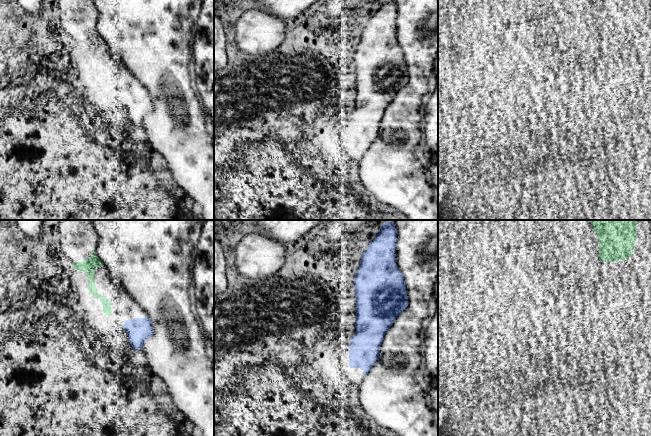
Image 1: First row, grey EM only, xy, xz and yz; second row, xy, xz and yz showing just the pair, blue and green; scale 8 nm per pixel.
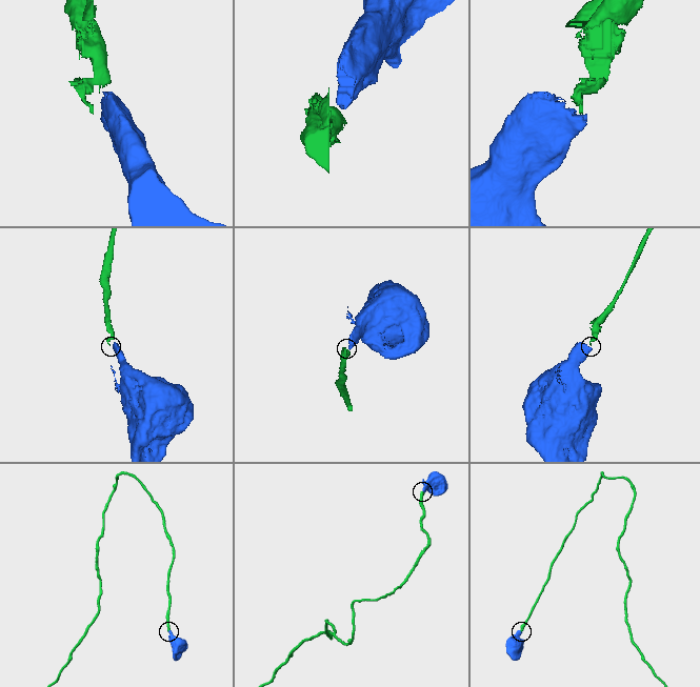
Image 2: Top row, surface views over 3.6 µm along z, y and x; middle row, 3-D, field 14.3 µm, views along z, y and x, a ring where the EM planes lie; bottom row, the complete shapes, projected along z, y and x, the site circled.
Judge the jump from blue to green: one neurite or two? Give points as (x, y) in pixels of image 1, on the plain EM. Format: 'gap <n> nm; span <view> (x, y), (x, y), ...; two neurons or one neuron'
gap 130 nm; span xy (125, 97), (110, 90); one neuron

